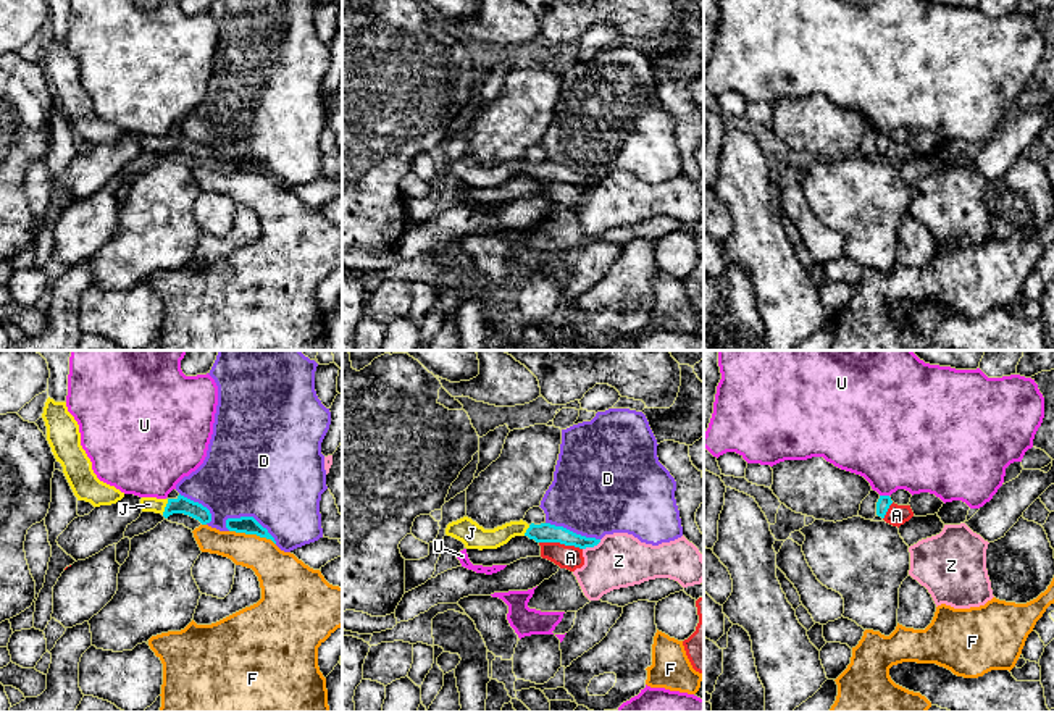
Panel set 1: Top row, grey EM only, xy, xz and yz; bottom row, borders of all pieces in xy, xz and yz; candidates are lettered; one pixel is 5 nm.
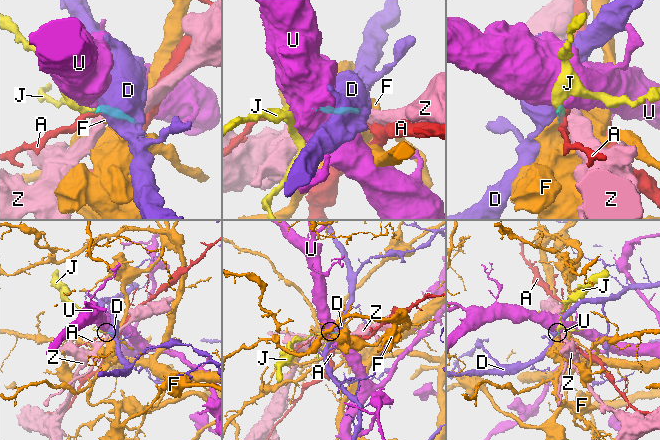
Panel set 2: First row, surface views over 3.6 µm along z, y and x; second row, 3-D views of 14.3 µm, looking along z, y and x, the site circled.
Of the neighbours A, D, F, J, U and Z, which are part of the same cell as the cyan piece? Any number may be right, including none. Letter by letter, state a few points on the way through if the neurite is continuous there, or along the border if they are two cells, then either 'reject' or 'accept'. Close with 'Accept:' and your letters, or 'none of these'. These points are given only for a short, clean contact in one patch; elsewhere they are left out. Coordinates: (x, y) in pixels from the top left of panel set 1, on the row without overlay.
A: along xz (539, 180), (559, 180), (581, 188) | reject
D: reject
F: along xy (230, 168), (265, 175), (275, 183) | reject
J: across xy (184, 144), (165, 146), (149, 142) | accept
U: along yz (880, 133), (888, 134) | reject
Z: along xz (601, 178), (583, 188) | reject
Accept: J

